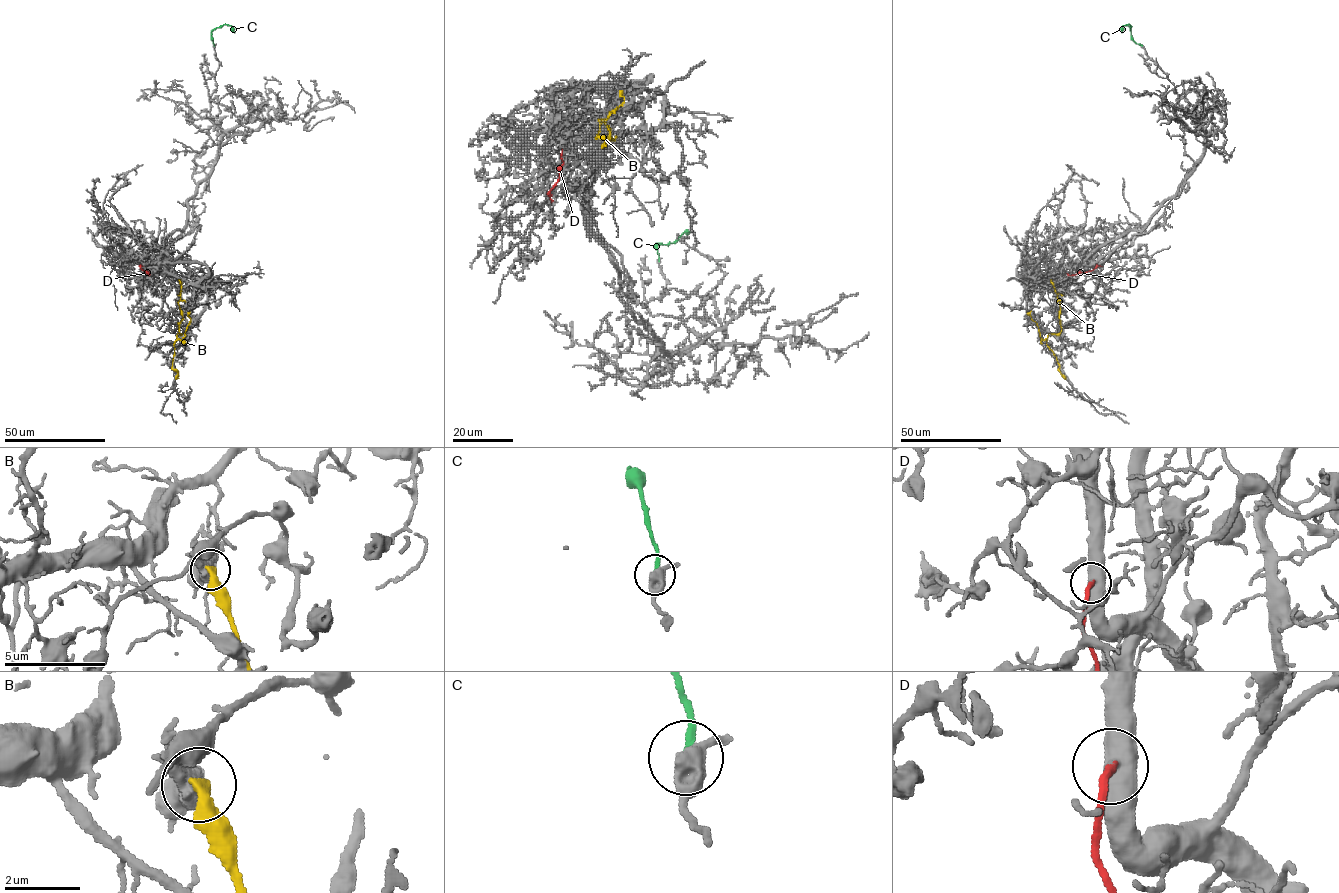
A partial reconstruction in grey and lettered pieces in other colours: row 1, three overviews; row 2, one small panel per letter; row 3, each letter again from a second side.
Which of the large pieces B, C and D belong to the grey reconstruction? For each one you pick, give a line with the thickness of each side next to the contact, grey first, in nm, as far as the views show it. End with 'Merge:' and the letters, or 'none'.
D: Thickness 340 nm (grey) against 200 nm
Merge: D

